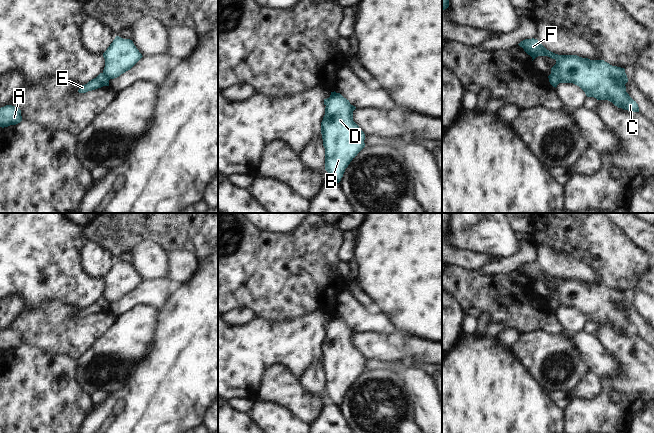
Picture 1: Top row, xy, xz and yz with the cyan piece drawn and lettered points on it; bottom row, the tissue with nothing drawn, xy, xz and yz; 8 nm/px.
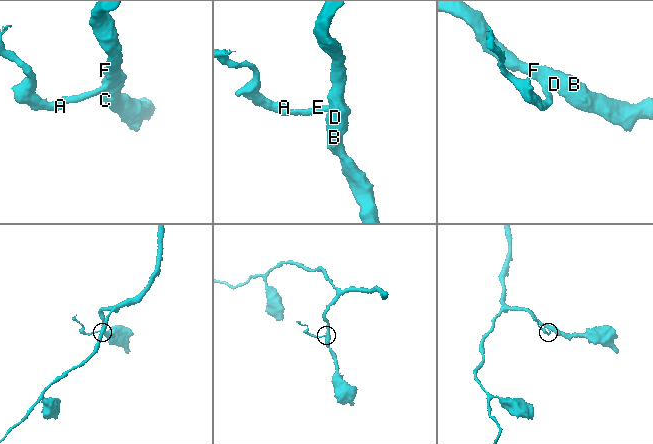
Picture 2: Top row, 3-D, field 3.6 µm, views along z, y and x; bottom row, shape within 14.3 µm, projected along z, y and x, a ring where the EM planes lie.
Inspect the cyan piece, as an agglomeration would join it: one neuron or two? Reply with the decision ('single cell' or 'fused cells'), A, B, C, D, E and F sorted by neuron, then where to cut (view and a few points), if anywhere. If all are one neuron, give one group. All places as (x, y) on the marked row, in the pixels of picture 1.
fused cells; groups A E / B C D F; cut yz (551, 73), (561, 82)

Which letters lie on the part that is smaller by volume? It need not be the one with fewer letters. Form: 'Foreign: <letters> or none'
Foreign: A, E

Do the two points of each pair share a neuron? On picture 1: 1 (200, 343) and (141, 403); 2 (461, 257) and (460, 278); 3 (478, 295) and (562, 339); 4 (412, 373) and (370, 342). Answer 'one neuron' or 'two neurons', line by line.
1: one neuron
2: two neurons
3: two neurons
4: two neurons

